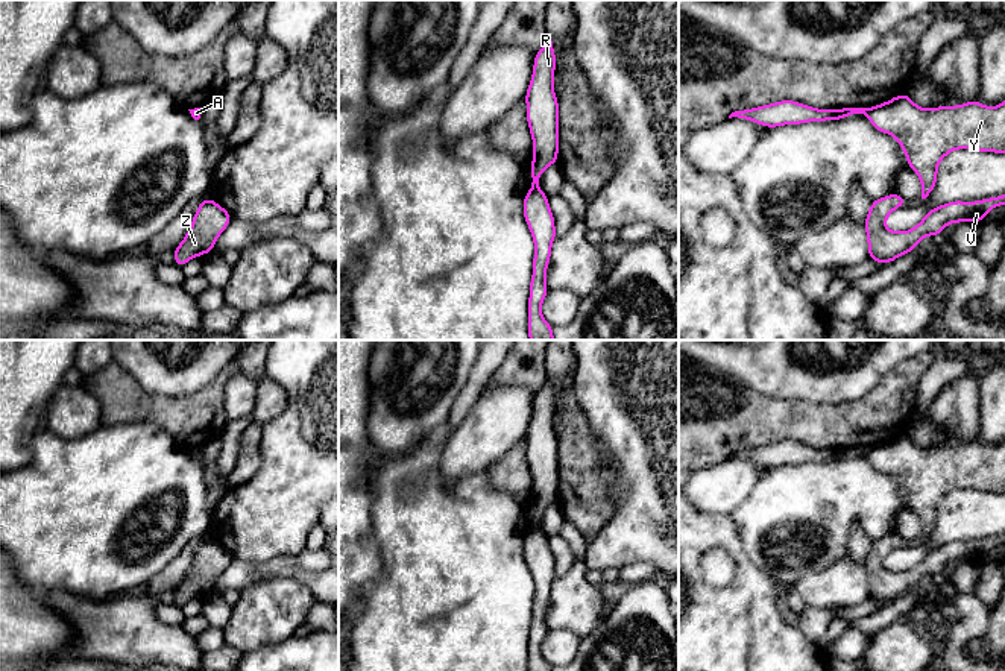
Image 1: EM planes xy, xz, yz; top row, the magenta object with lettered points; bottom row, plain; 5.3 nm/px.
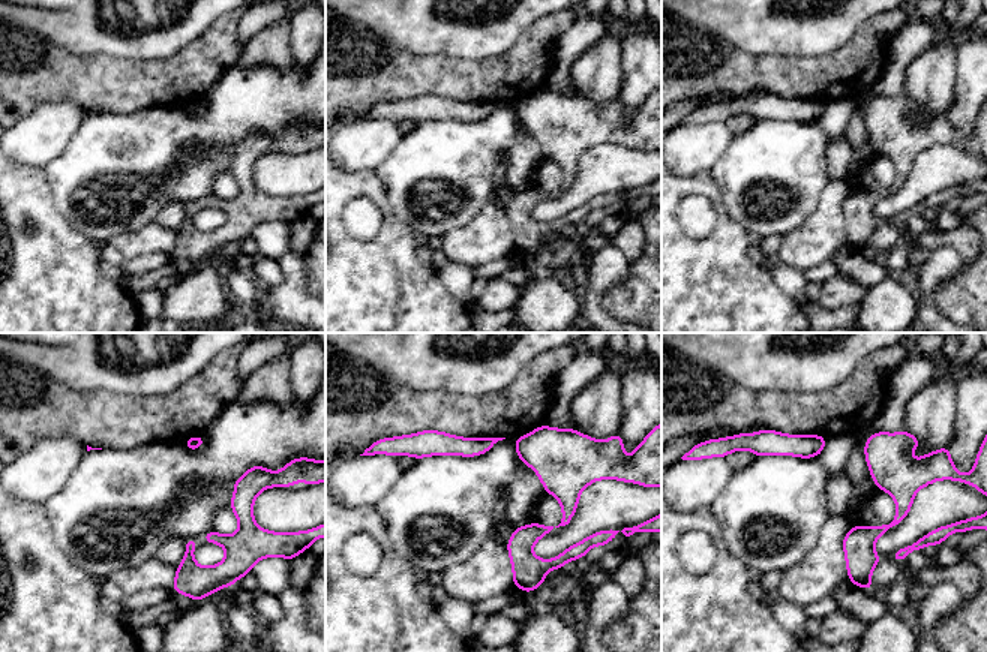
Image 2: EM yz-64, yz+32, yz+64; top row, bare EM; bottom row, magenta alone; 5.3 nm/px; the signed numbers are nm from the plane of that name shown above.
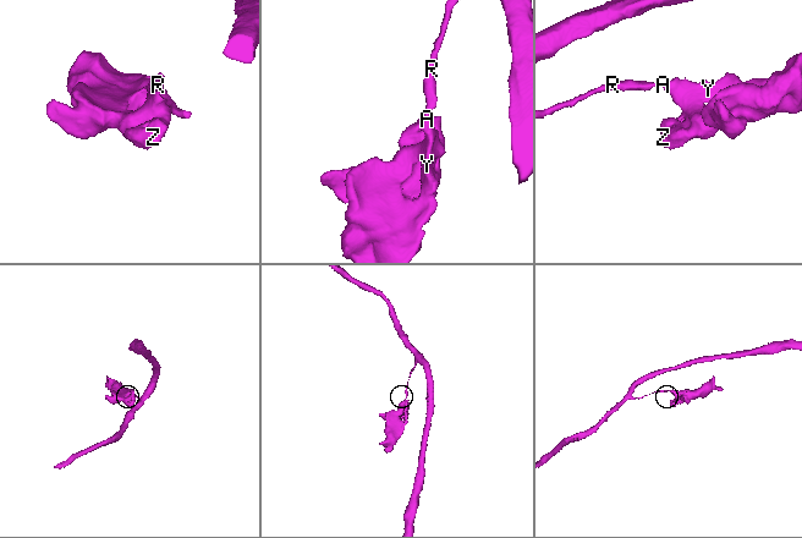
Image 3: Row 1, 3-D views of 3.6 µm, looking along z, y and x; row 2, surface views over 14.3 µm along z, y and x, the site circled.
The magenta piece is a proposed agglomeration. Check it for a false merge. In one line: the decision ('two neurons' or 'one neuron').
two neurons

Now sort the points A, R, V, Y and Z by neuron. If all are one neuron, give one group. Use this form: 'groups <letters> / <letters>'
groups A V Y Z / R

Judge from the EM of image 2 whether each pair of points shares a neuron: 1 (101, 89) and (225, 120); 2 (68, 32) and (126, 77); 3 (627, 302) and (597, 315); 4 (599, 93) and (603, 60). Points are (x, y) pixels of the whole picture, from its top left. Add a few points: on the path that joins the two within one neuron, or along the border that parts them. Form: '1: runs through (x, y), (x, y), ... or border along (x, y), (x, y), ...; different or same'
1: border along (182, 105), (150, 105), (129, 114); different
2: border along (77, 54), (95, 54); different
3: border along (626, 281), (602, 297), (611, 317); different
4: runs through (599, 86), (599, 68); same

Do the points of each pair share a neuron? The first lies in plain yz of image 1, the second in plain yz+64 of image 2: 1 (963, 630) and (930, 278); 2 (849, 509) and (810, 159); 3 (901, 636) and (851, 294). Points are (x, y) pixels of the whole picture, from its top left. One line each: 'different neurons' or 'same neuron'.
1: same neuron
2: same neuron
3: different neurons

